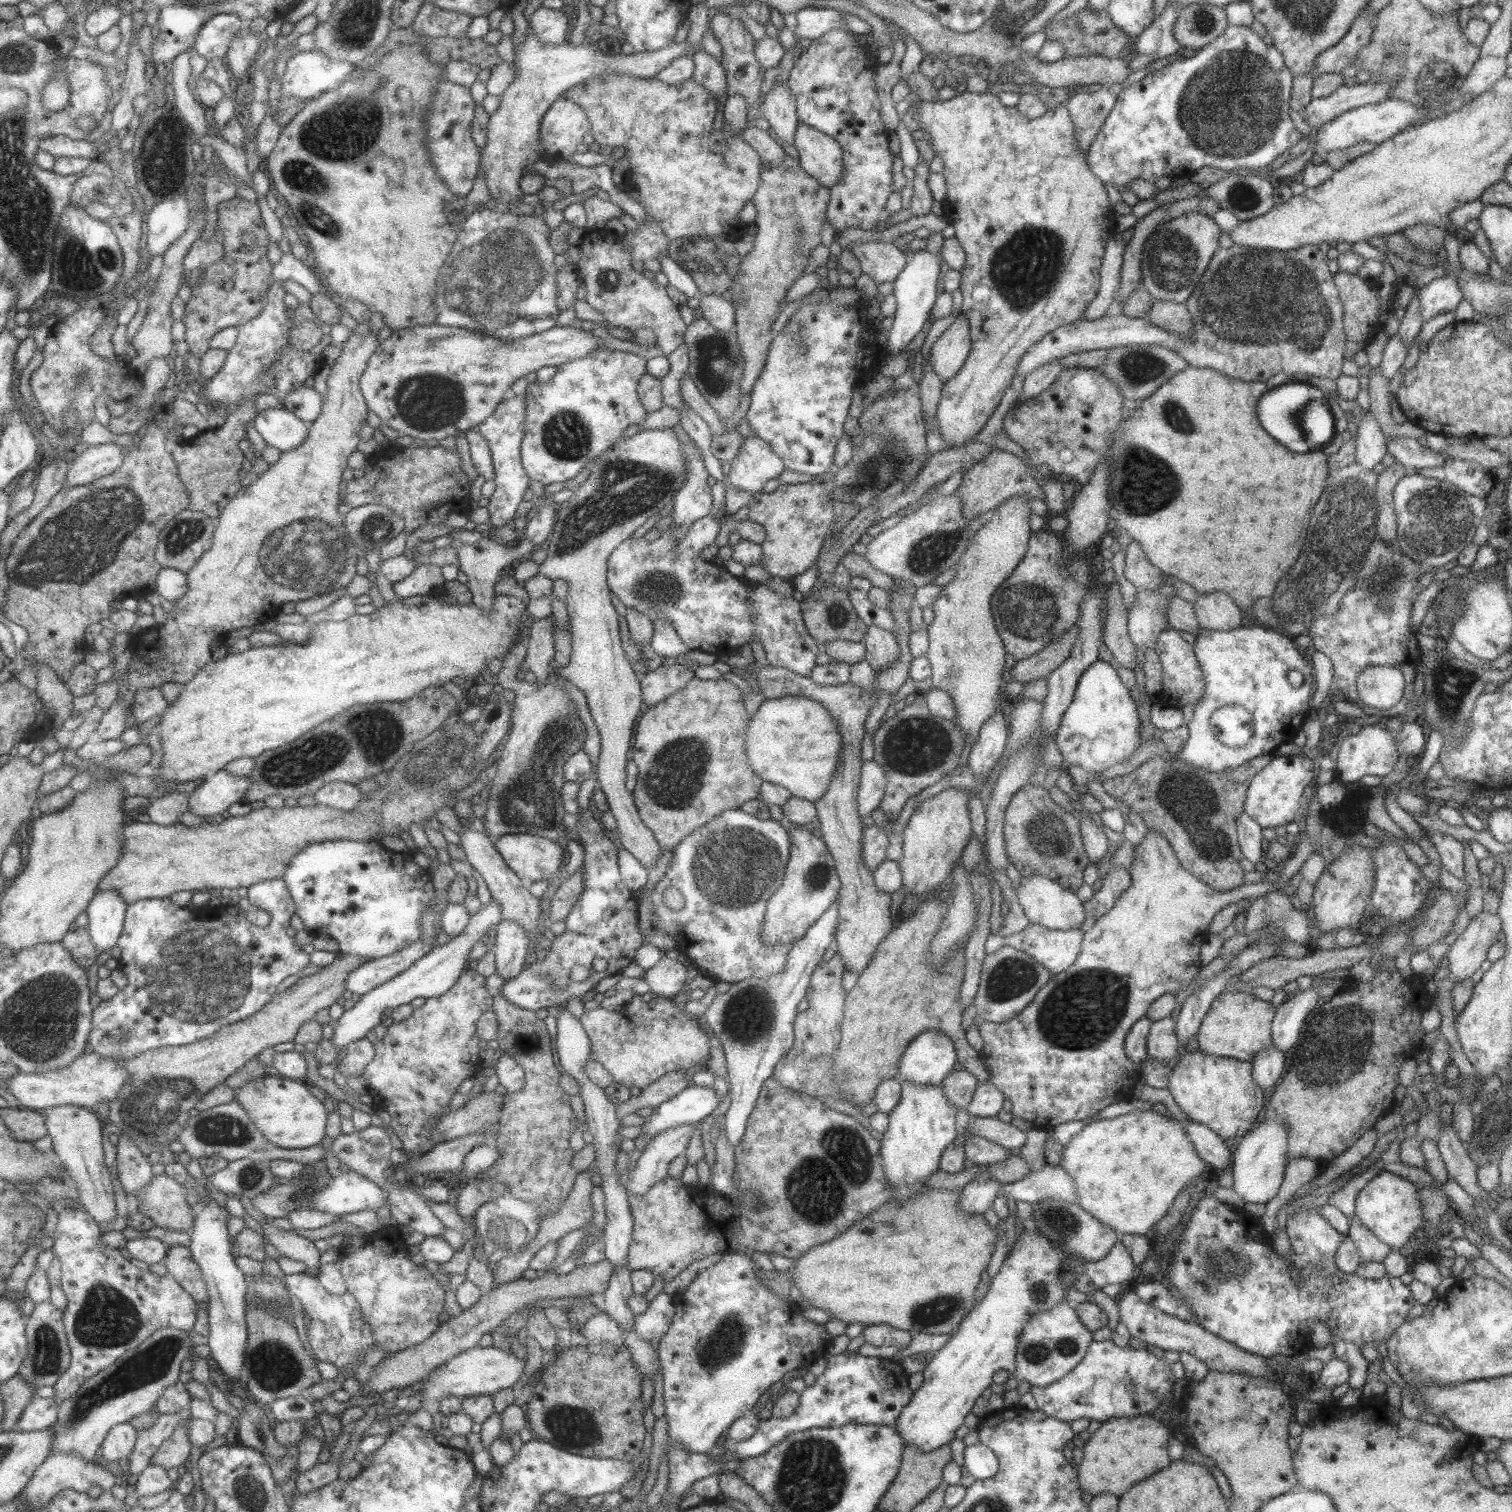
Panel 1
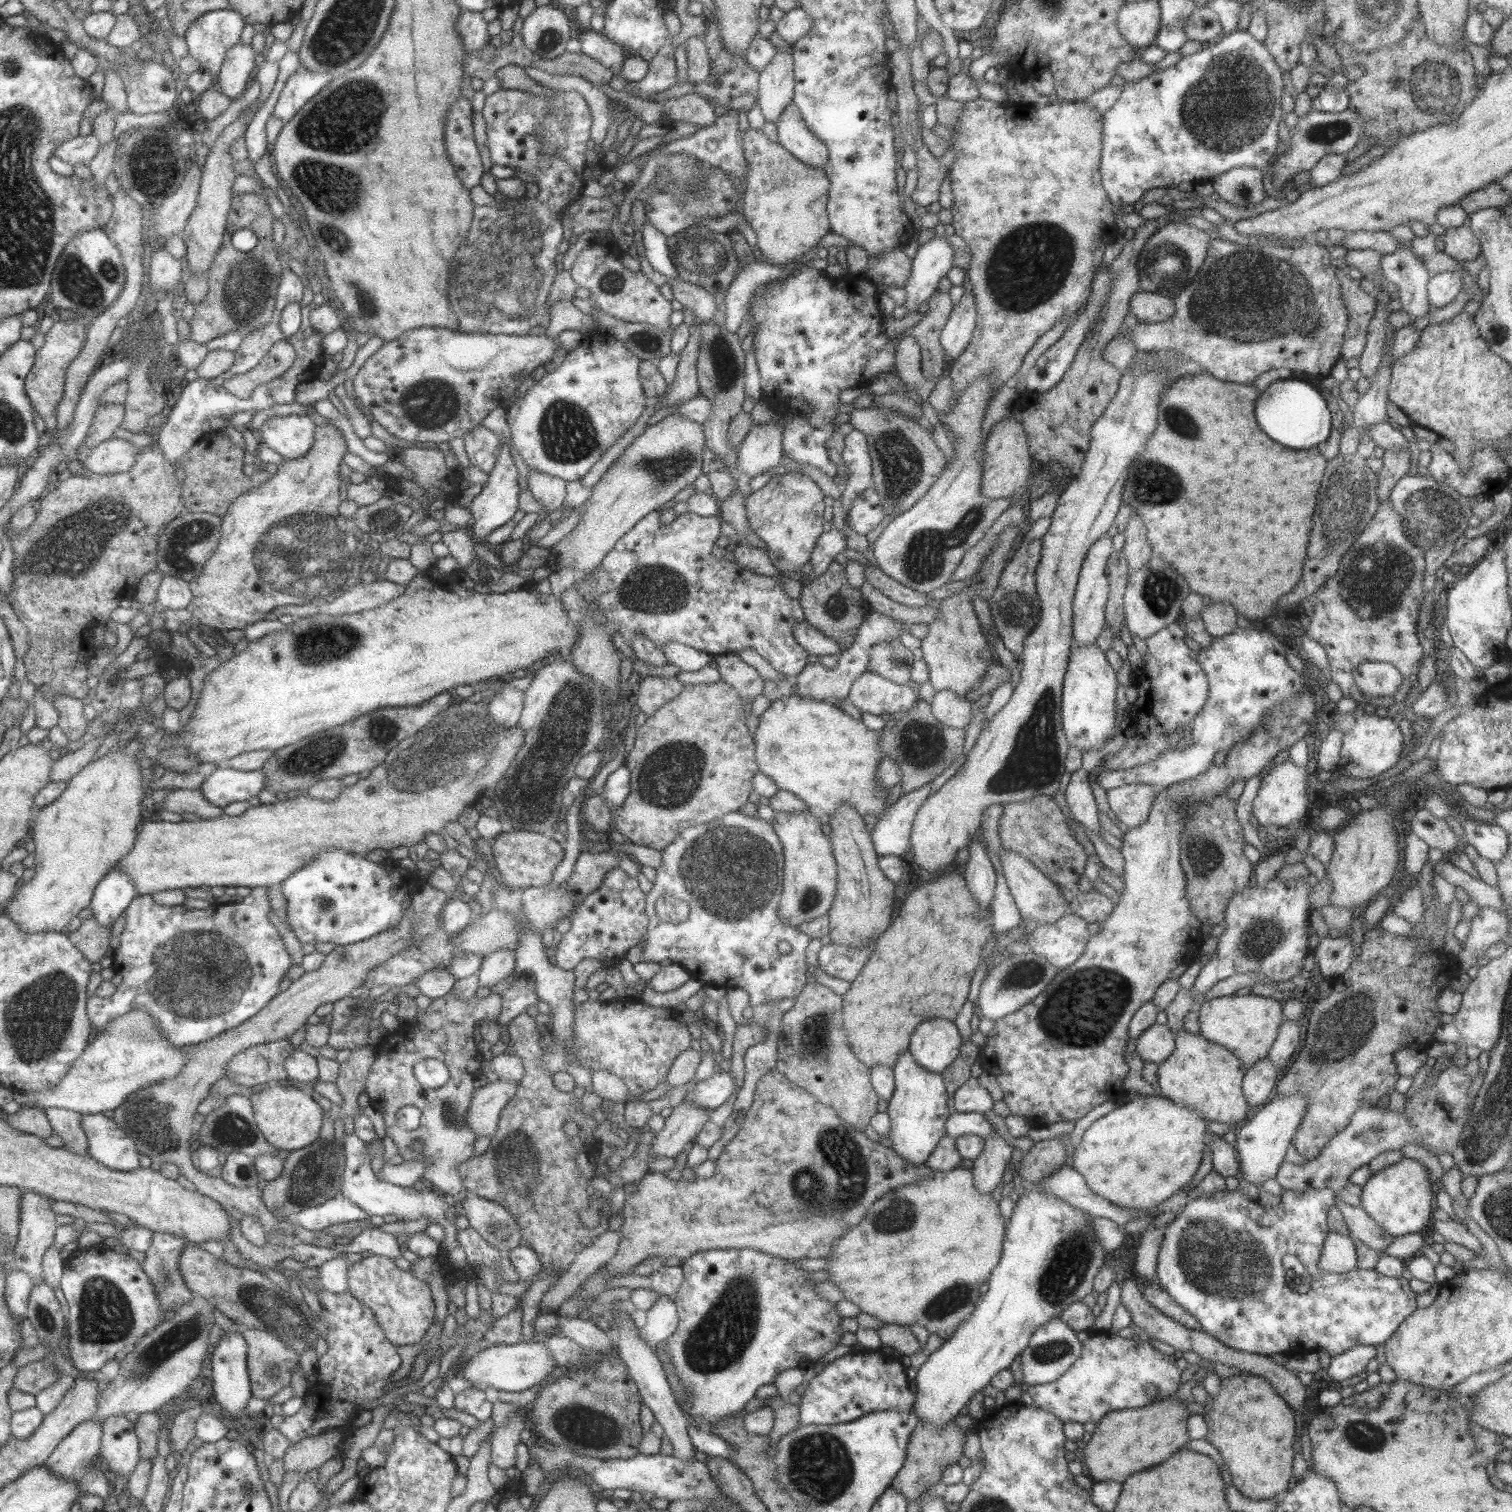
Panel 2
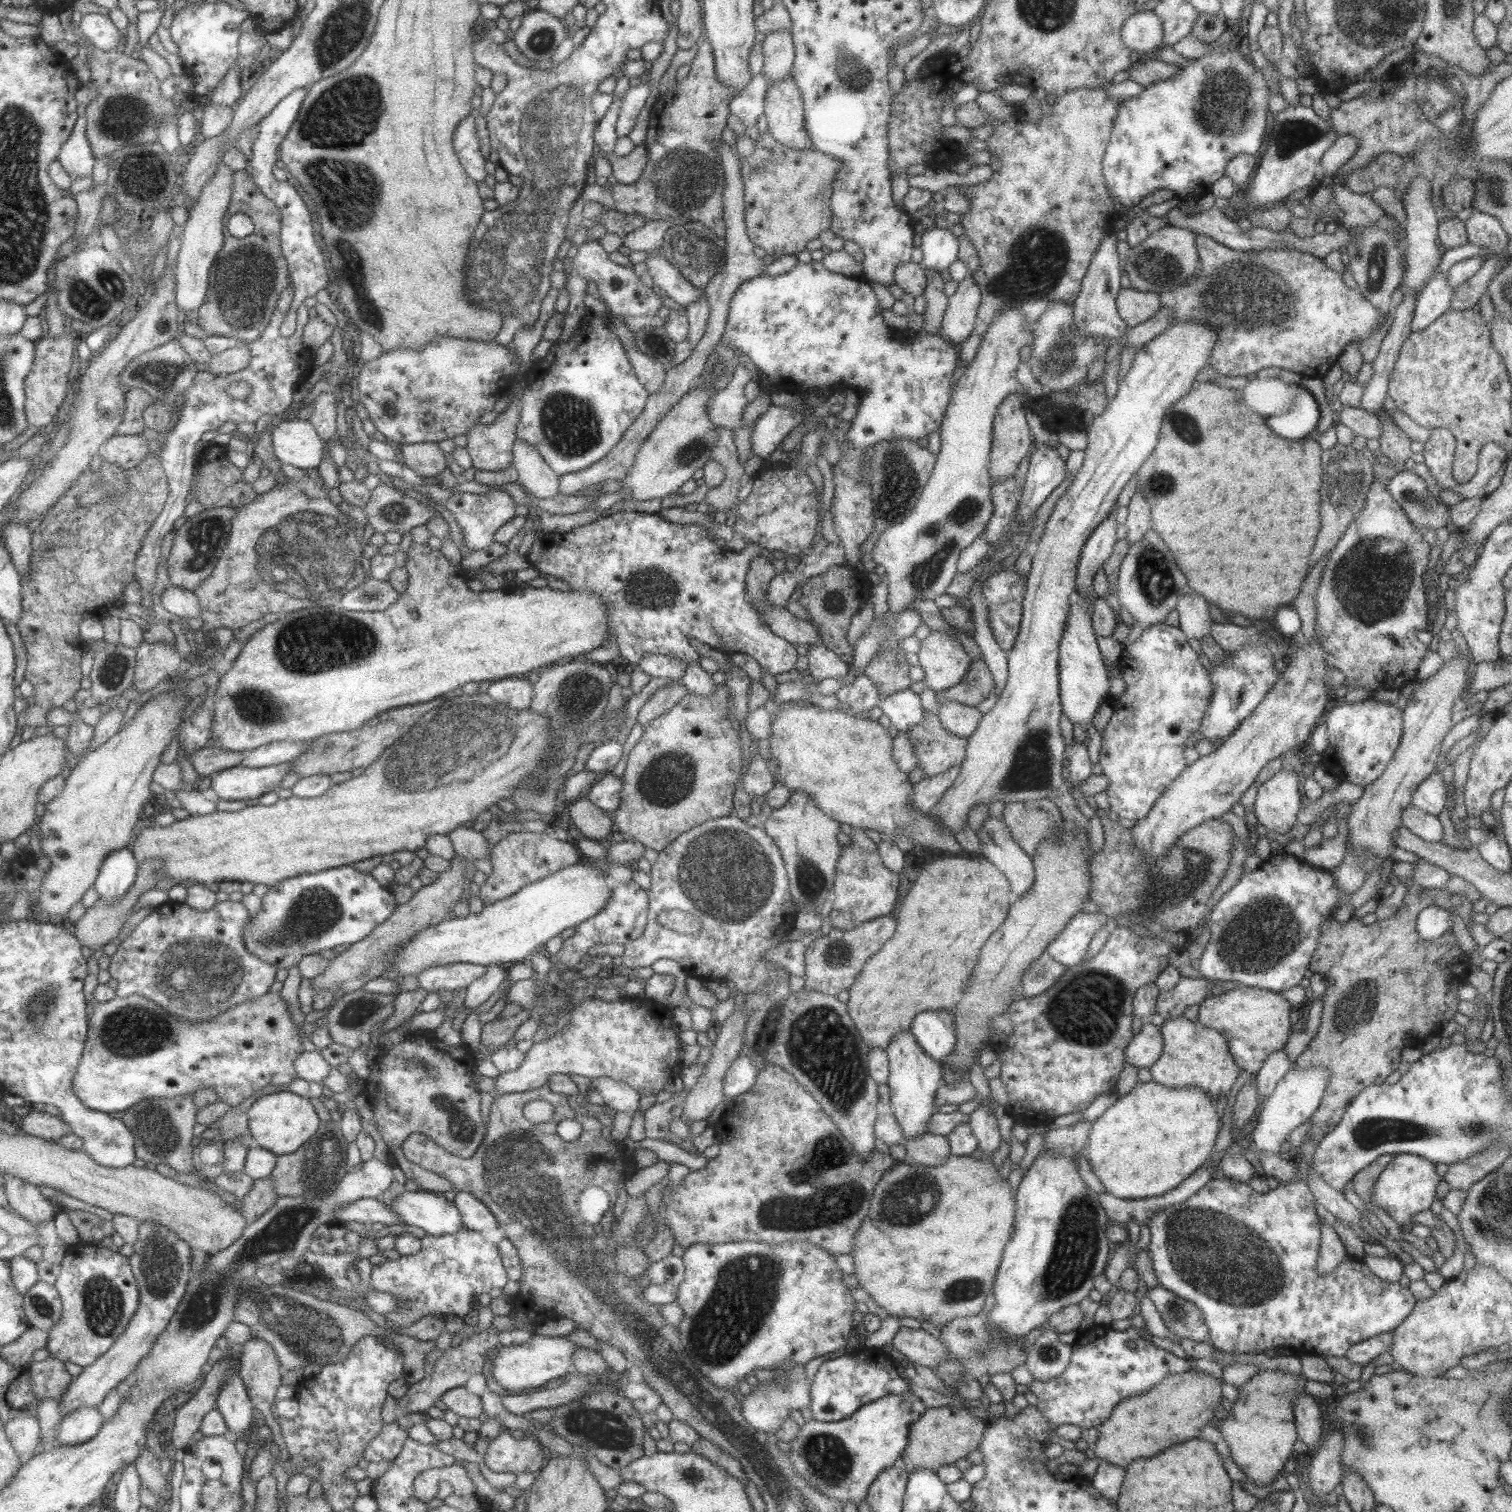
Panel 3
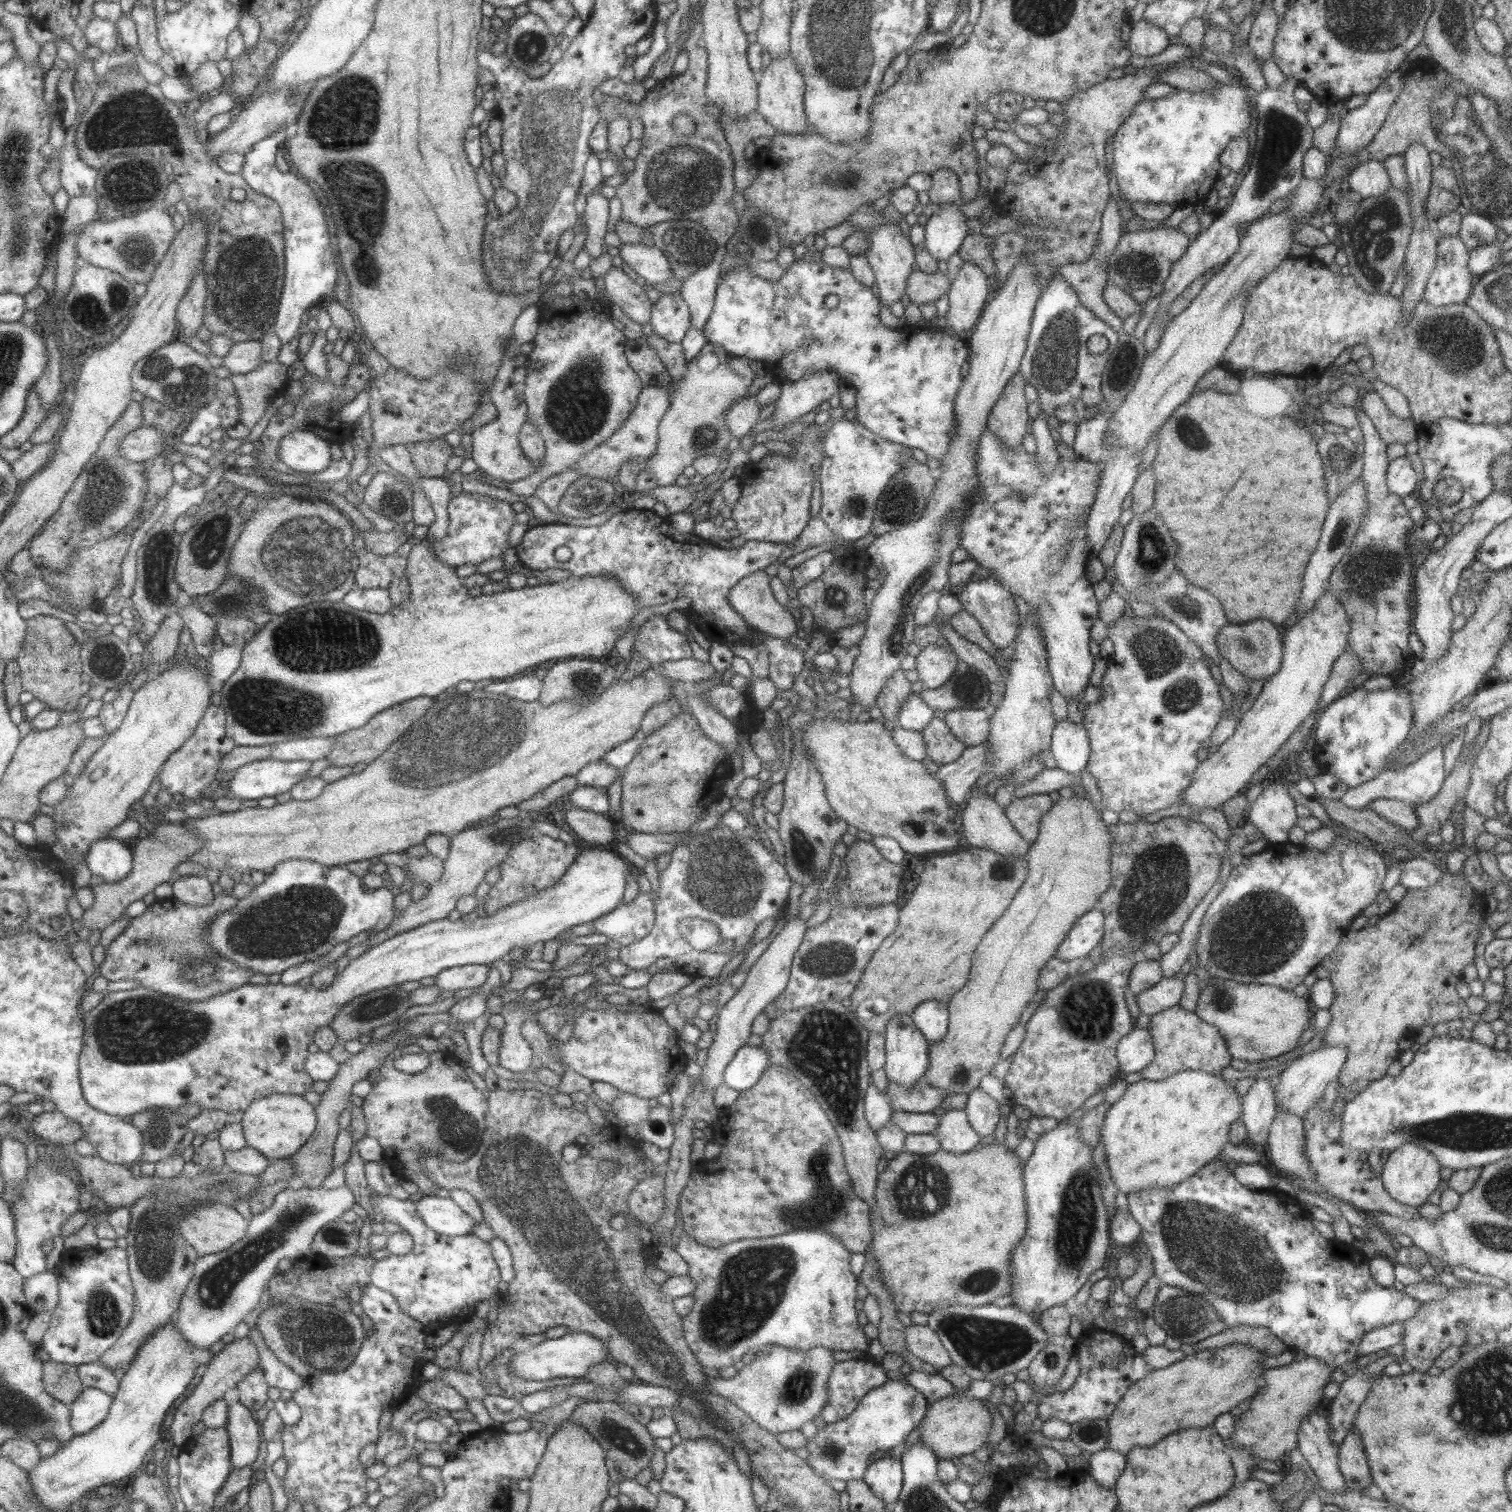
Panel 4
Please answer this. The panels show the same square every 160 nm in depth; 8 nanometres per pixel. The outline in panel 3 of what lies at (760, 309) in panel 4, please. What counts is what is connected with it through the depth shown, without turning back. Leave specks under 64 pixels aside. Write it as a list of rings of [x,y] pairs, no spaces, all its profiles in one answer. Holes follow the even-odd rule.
[[[809,262],[809,264],[798,263],[788,272],[779,274],[779,276],[760,275],[743,284],[739,285],[737,290],[733,292],[731,302],[729,302],[729,310],[727,310],[727,324],[725,324],[725,332],[721,334],[721,344],[727,349],[737,349],[741,355],[747,355],[749,360],[757,367],[758,373],[765,377],[770,385],[774,388],[774,392],[789,391],[801,392],[809,389],[829,389],[839,390],[844,386],[849,388],[857,386],[860,393],[858,394],[858,407],[855,418],[851,420],[851,425],[847,430],[847,440],[850,448],[846,450],[845,456],[840,457],[840,467],[844,470],[846,476],[858,481],[860,474],[860,456],[862,452],[872,448],[874,444],[881,441],[890,441],[893,438],[902,438],[903,440],[917,440],[917,438],[925,438],[933,431],[938,431],[943,421],[949,398],[952,395],[954,387],[951,385],[951,376],[955,372],[955,367],[959,366],[958,350],[956,345],[949,344],[940,336],[927,336],[927,334],[916,333],[915,338],[905,340],[901,334],[899,336],[891,335],[891,328],[887,327],[882,320],[882,314],[877,301],[876,295],[873,293],[871,286],[866,283],[853,280],[851,277],[830,272],[823,267],[820,262]]]

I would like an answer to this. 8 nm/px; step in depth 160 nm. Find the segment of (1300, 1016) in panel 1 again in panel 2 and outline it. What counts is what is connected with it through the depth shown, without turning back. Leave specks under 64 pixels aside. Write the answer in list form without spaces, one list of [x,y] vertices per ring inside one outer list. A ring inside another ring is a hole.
[[[1287,1019],[1279,1025],[1275,1040],[1271,1043],[1266,1056],[1271,1061],[1272,1066],[1277,1069],[1283,1068],[1289,1062],[1291,1054],[1295,1052],[1297,1044],[1299,1044],[1300,1024],[1295,1023],[1295,1021]]]

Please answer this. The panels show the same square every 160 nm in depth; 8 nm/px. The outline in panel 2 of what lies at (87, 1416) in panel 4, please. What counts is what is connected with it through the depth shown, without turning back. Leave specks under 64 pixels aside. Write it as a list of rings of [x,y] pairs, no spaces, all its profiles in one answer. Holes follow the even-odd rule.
[[[89,1419],[76,1426],[60,1443],[47,1464],[64,1479],[77,1481],[85,1493],[98,1495],[103,1500],[113,1493],[112,1477],[107,1470],[94,1466],[94,1460],[102,1452],[104,1426],[95,1419]]]

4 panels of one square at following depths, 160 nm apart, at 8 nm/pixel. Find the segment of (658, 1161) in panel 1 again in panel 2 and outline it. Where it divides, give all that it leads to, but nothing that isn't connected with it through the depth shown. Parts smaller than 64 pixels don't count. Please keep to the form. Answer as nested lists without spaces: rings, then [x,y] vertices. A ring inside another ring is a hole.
[[[679,1103],[674,1106],[669,1116],[664,1120],[664,1127],[655,1135],[655,1140],[648,1151],[648,1159],[653,1160],[655,1157],[660,1156],[675,1158],[684,1150],[691,1138],[701,1130],[701,1127],[708,1121],[709,1115],[709,1109],[693,1103]]]

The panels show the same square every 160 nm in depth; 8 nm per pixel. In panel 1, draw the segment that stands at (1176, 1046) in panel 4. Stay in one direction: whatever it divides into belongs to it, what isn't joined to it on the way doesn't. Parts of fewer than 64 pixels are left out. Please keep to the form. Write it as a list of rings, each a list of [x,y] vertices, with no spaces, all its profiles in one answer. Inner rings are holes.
[[[1198,1048],[1193,1052],[1185,1051],[1183,1052],[1183,1054],[1181,1054],[1178,1062],[1170,1068],[1170,1074],[1168,1074],[1167,1077],[1168,1081],[1166,1084],[1166,1088],[1167,1090],[1169,1090],[1173,1100],[1175,1101],[1175,1104],[1177,1104],[1177,1106],[1179,1107],[1179,1110],[1186,1114],[1187,1119],[1208,1126],[1213,1132],[1216,1132],[1223,1140],[1226,1138],[1232,1138],[1237,1140],[1242,1137],[1249,1130],[1249,1128],[1251,1128],[1251,1124],[1253,1124],[1253,1122],[1255,1122],[1255,1118],[1257,1118],[1257,1112],[1259,1112],[1259,1110],[1263,1108],[1263,1090],[1258,1087],[1258,1084],[1256,1084],[1256,1082],[1253,1082],[1253,1079],[1251,1078],[1251,1071],[1252,1066],[1249,1061],[1240,1061],[1236,1058],[1216,1057],[1215,1055],[1207,1055],[1201,1049]]]

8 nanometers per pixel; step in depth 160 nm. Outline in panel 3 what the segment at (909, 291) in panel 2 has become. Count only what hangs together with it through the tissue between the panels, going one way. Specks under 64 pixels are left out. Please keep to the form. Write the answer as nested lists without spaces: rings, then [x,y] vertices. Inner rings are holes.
[[[933,227],[926,229],[924,233],[920,234],[920,249],[922,252],[920,263],[922,269],[939,273],[957,259],[958,236],[954,236],[948,228]]]

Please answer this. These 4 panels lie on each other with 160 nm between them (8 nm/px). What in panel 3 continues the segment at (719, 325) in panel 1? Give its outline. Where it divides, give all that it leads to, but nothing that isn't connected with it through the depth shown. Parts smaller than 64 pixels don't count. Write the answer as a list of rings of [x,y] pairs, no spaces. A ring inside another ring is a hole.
[[[660,253],[647,254],[644,262],[647,274],[653,280],[654,289],[658,287],[663,290],[667,297],[683,308],[697,302],[697,298],[704,295],[702,290],[687,282]]]

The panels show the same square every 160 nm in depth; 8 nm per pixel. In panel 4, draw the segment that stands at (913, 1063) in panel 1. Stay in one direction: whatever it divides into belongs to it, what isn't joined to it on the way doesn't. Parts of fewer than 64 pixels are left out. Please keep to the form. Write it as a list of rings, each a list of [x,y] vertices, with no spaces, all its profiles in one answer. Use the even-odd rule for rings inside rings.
[[[920,1002],[911,1012],[913,1025],[929,1043],[940,1041],[948,1030],[949,1008],[945,1002]]]

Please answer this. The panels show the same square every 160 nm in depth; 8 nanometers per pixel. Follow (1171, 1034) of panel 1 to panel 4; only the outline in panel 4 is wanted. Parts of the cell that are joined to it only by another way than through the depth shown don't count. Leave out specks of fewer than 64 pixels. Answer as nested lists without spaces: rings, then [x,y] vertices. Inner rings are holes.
[[[1135,1026],[1116,1046],[1116,1059],[1121,1074],[1143,1070],[1153,1055],[1152,1037],[1145,1028]]]

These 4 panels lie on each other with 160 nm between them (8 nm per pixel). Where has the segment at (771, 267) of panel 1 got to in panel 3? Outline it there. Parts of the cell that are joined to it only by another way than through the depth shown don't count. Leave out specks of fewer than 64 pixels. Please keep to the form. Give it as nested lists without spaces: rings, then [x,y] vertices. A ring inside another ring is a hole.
[[[768,132],[759,133],[755,141],[753,153],[748,157],[741,157],[741,180],[744,192],[744,221],[749,240],[762,248],[767,259],[774,259],[781,255],[795,255],[805,249],[806,242],[818,238],[822,230],[829,229],[832,219],[830,196],[832,182],[836,170],[840,168],[840,160],[825,154],[820,150],[797,150],[777,142]]]

